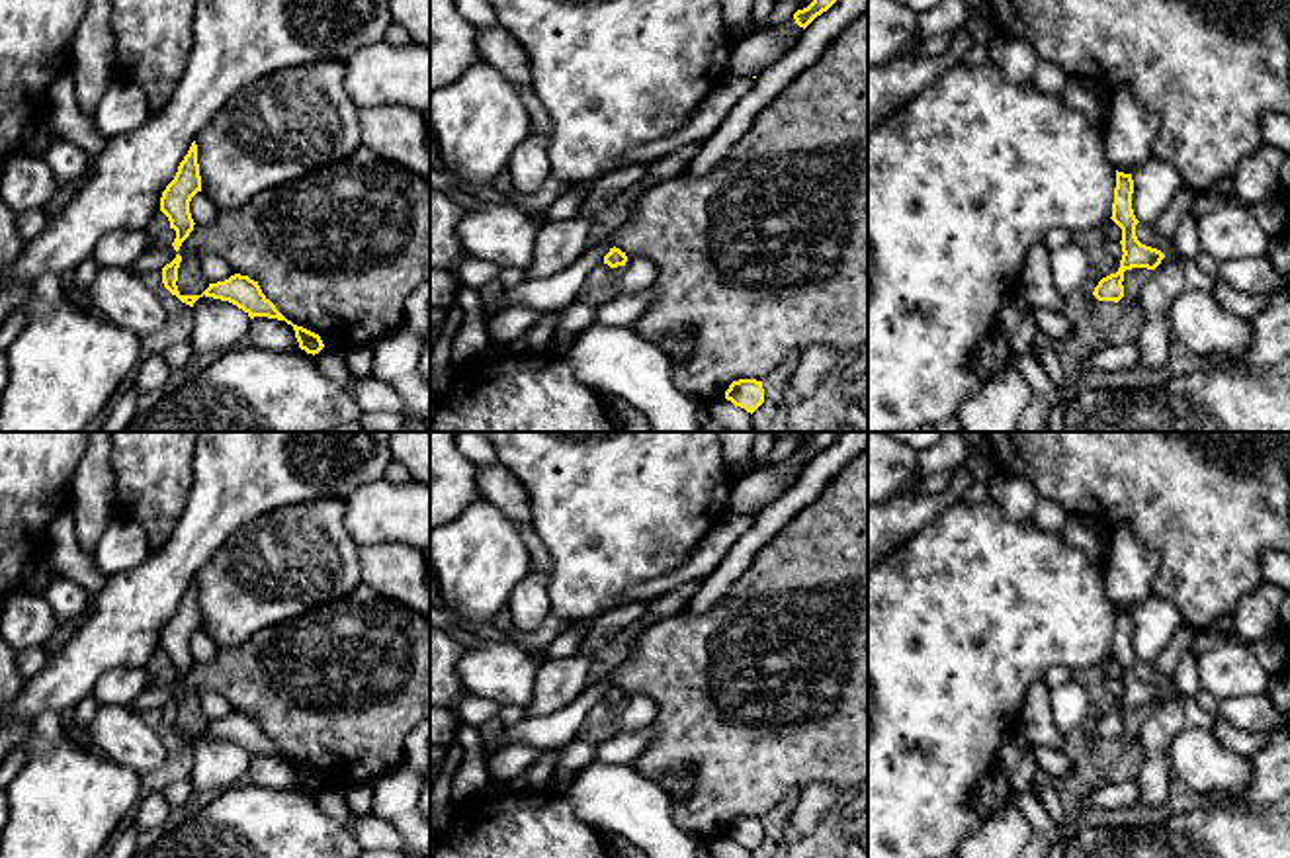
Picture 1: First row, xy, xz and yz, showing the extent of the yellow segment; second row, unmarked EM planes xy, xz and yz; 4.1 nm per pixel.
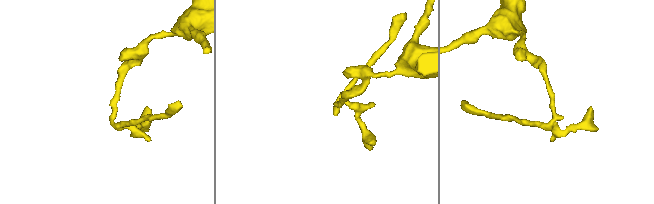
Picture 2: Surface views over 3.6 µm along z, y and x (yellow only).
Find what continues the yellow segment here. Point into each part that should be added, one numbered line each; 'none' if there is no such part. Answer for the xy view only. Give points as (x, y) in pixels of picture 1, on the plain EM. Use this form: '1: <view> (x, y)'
none

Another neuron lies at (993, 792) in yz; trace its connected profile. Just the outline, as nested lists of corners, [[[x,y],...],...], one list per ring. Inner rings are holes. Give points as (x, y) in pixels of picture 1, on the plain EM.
[[[995,766],[983,776],[981,784],[977,786],[971,797],[971,807],[981,817],[989,817],[1009,801],[1010,801],[1009,774]]]

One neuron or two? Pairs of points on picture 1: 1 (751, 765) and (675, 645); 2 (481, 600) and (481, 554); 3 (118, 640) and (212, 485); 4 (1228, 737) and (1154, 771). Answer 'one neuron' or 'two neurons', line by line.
1: one neuron
2: one neuron
3: one neuron
4: two neurons

